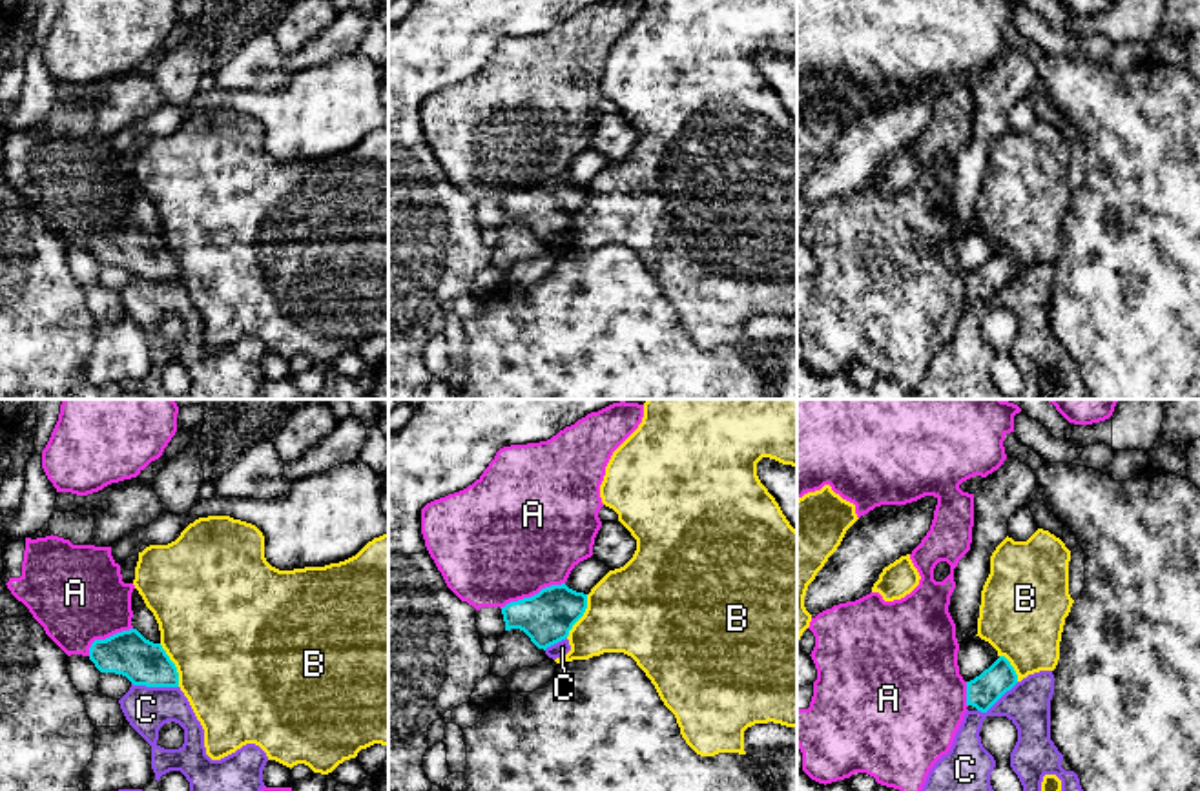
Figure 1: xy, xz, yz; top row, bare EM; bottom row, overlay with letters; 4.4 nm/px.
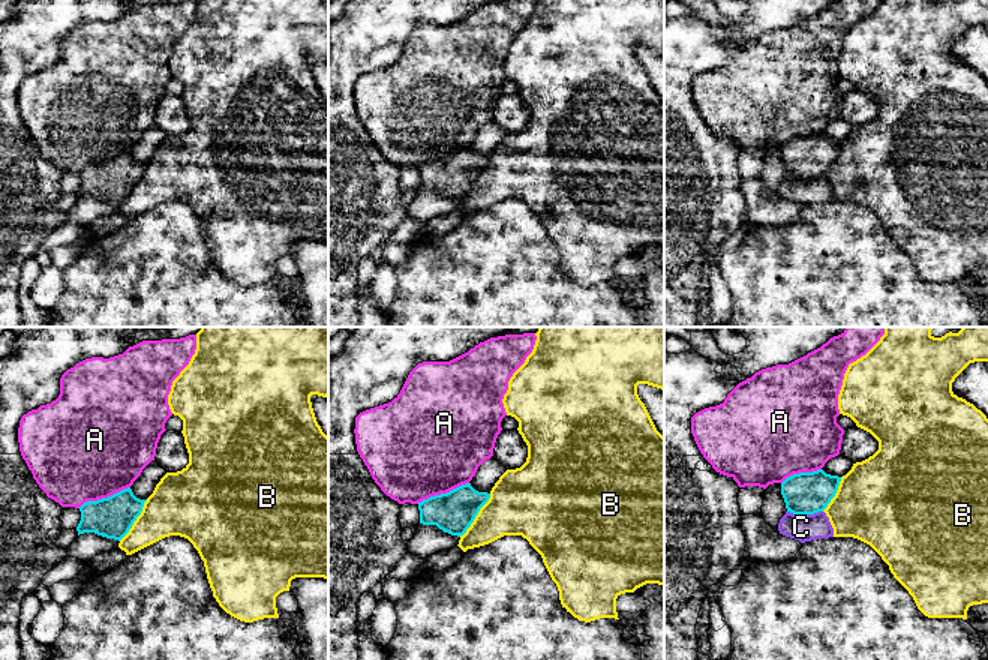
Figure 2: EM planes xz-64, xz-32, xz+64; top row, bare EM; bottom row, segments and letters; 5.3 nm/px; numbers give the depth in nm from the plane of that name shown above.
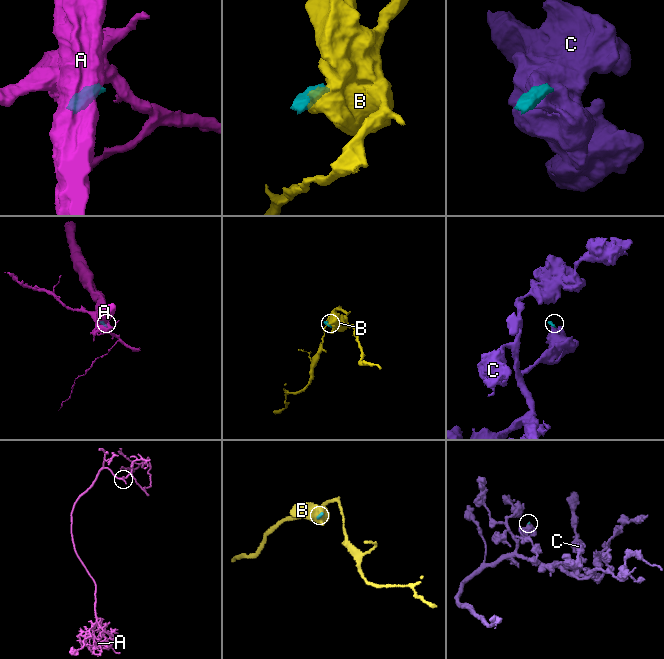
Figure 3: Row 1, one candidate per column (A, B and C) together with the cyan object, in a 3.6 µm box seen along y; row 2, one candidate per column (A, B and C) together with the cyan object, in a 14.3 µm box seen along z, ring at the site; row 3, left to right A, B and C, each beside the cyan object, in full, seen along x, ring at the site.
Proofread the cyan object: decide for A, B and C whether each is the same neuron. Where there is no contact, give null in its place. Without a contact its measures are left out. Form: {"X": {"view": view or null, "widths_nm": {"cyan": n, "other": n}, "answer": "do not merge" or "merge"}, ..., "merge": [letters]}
{"A": {"view": "xz", "widths_nm": {"cyan": 220, "other": 480}, "answer": "do not merge"}, "B": {"view": "xy", "widths_nm": {"cyan": 200, "other": 480}, "answer": "do not merge"}, "C": {"view": "xy", "widths_nm": {"cyan": 200, "other": 200}, "answer": "do not merge"}, "merge": []}

